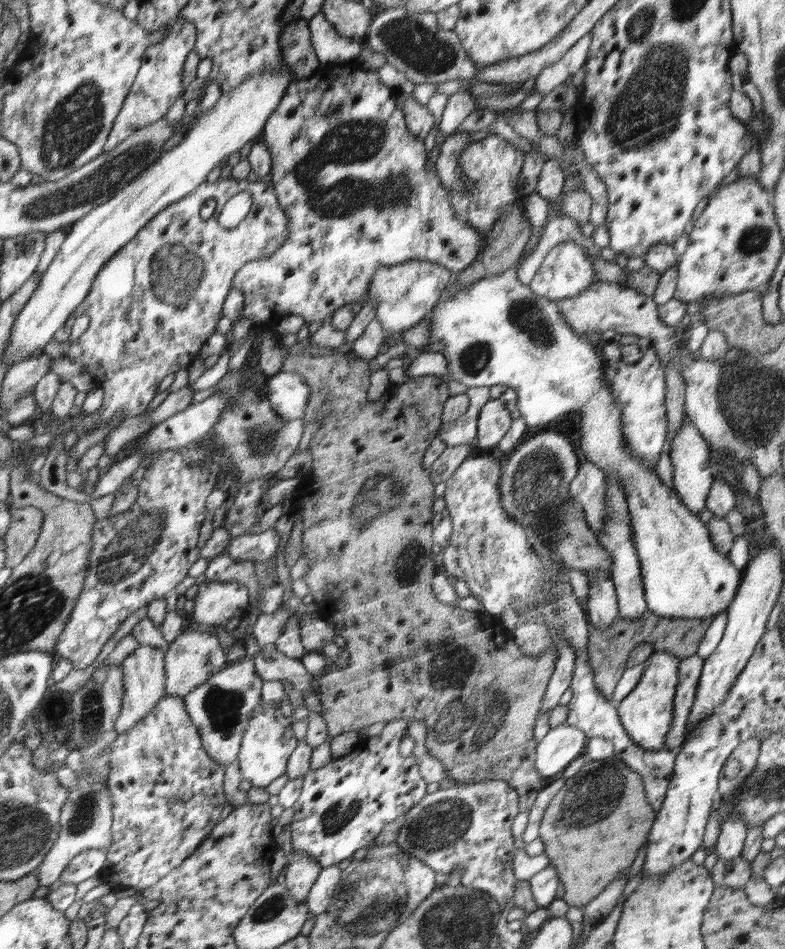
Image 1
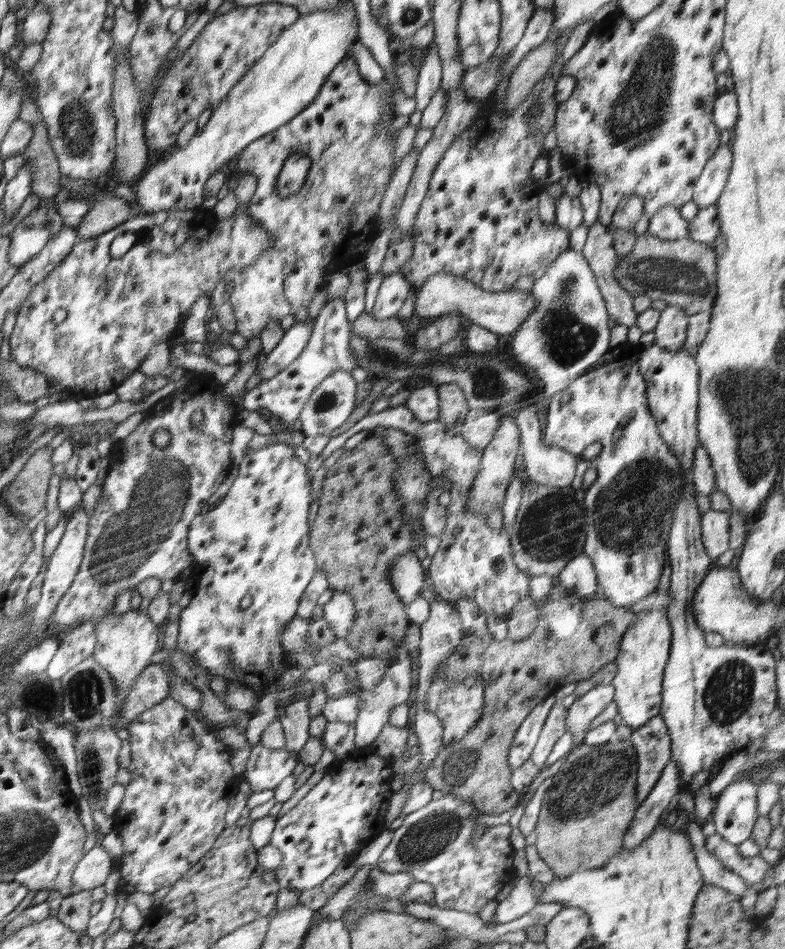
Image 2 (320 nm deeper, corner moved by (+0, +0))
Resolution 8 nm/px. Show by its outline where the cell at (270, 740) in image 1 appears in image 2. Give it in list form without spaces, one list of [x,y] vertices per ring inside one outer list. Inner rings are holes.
[[[260,743],[251,747],[251,753],[247,760],[244,777],[251,786],[251,792],[262,792],[272,790],[280,786],[282,780],[292,774],[299,762],[298,750],[288,750],[285,747],[264,748]]]

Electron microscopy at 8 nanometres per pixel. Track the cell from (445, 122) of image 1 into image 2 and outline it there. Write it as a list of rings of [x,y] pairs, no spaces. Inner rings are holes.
[[[432,42],[427,46],[426,62],[419,68],[419,76],[417,78],[415,92],[415,110],[410,115],[410,126],[418,124],[418,118],[427,104],[430,102],[431,96],[440,88],[442,80],[442,66],[440,55],[438,54],[437,44]]]

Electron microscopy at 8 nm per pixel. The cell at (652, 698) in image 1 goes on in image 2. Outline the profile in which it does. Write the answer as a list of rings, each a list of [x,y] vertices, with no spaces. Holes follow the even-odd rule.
[[[665,610],[642,611],[637,621],[621,636],[616,663],[617,671],[611,684],[615,694],[613,701],[626,726],[633,730],[640,728],[661,712],[661,700],[664,698],[664,676],[666,663],[672,651],[672,622]]]

